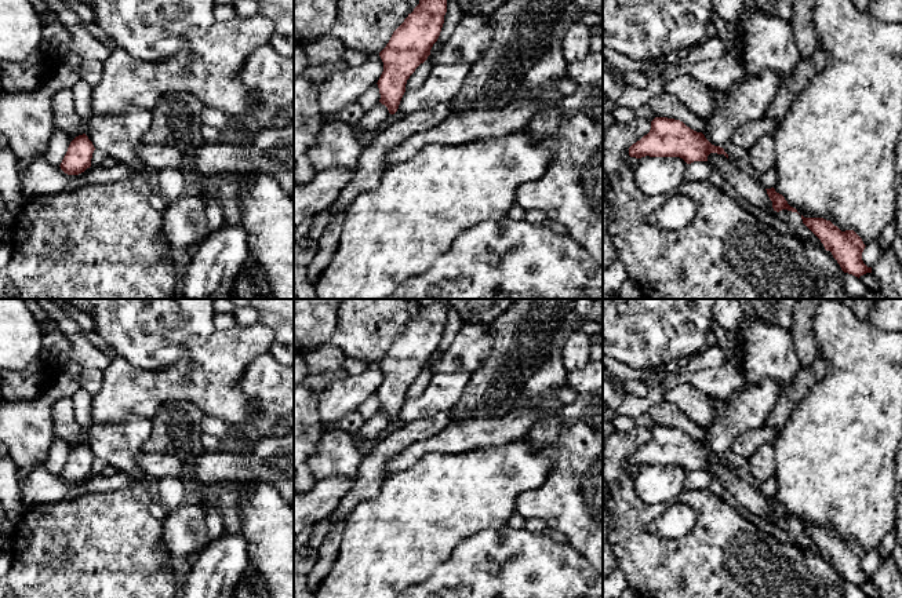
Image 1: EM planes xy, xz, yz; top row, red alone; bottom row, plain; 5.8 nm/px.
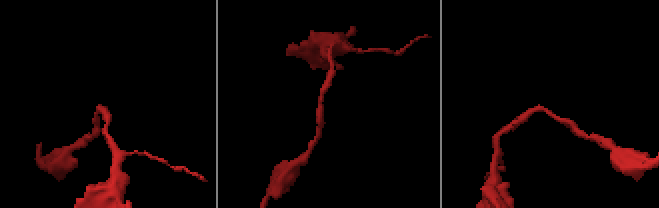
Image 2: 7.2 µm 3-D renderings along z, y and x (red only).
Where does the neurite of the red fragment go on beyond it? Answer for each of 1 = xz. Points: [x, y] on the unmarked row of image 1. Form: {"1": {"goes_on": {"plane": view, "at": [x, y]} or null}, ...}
{"1": {"goes_on": null}}

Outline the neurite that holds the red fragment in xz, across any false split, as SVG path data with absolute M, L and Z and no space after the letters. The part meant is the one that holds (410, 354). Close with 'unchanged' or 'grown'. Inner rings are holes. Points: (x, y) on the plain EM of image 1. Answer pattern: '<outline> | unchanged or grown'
M443 302L421 306L419 313L393 340L386 355L379 361L383 380L378 389L379 411L390 423L399 417L405 393L415 378L430 364L437 350L447 321Z | unchanged

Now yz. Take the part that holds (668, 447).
M655 426L650 441L629 456L630 466L680 466L687 473L708 470L710 462L724 463L728 467L724 457L712 453L702 441L668 426Z | unchanged

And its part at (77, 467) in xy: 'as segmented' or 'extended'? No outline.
as segmented

